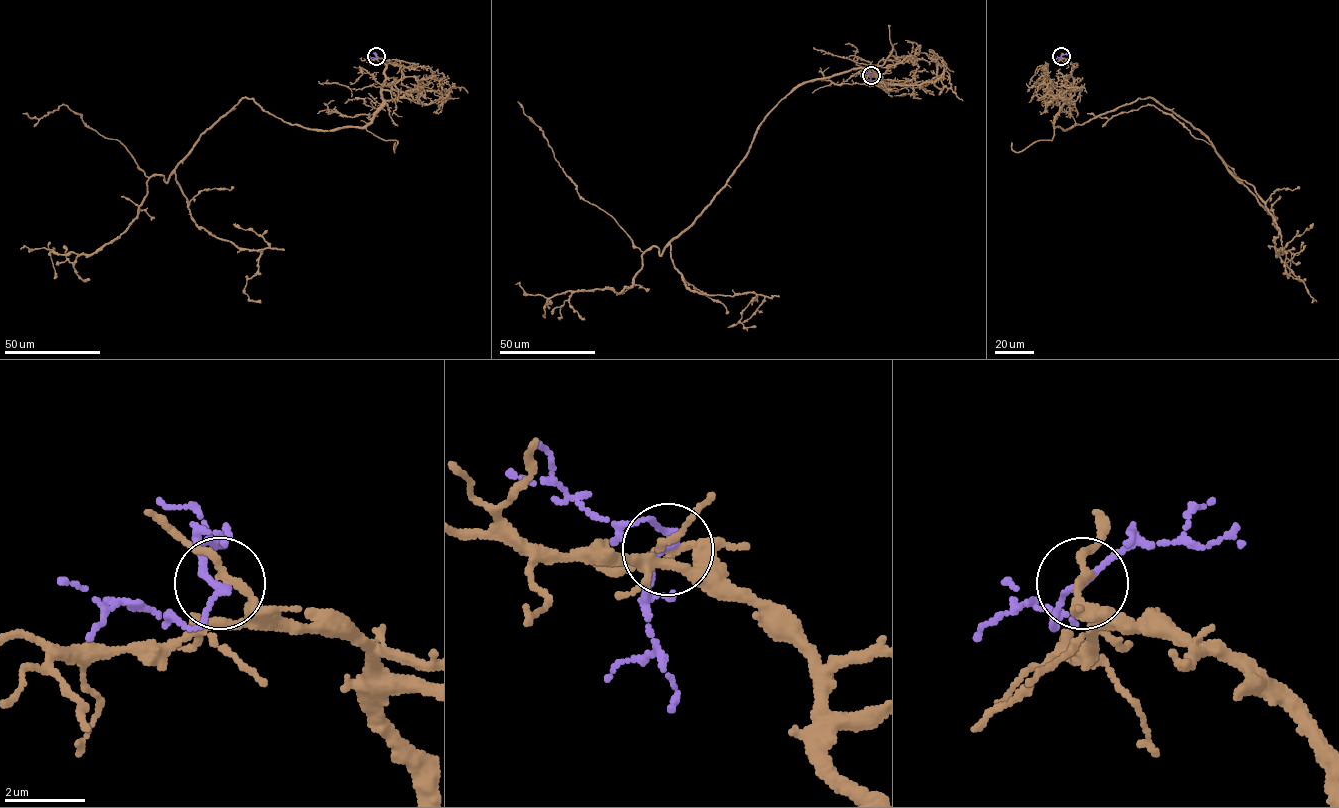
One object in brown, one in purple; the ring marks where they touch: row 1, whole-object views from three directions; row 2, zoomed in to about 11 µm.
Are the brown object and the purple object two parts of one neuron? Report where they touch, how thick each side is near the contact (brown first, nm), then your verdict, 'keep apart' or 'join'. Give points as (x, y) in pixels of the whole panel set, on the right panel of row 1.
at (1061, 56); 200 nm thick on the brown side, 170 nm on the other; keep apart

